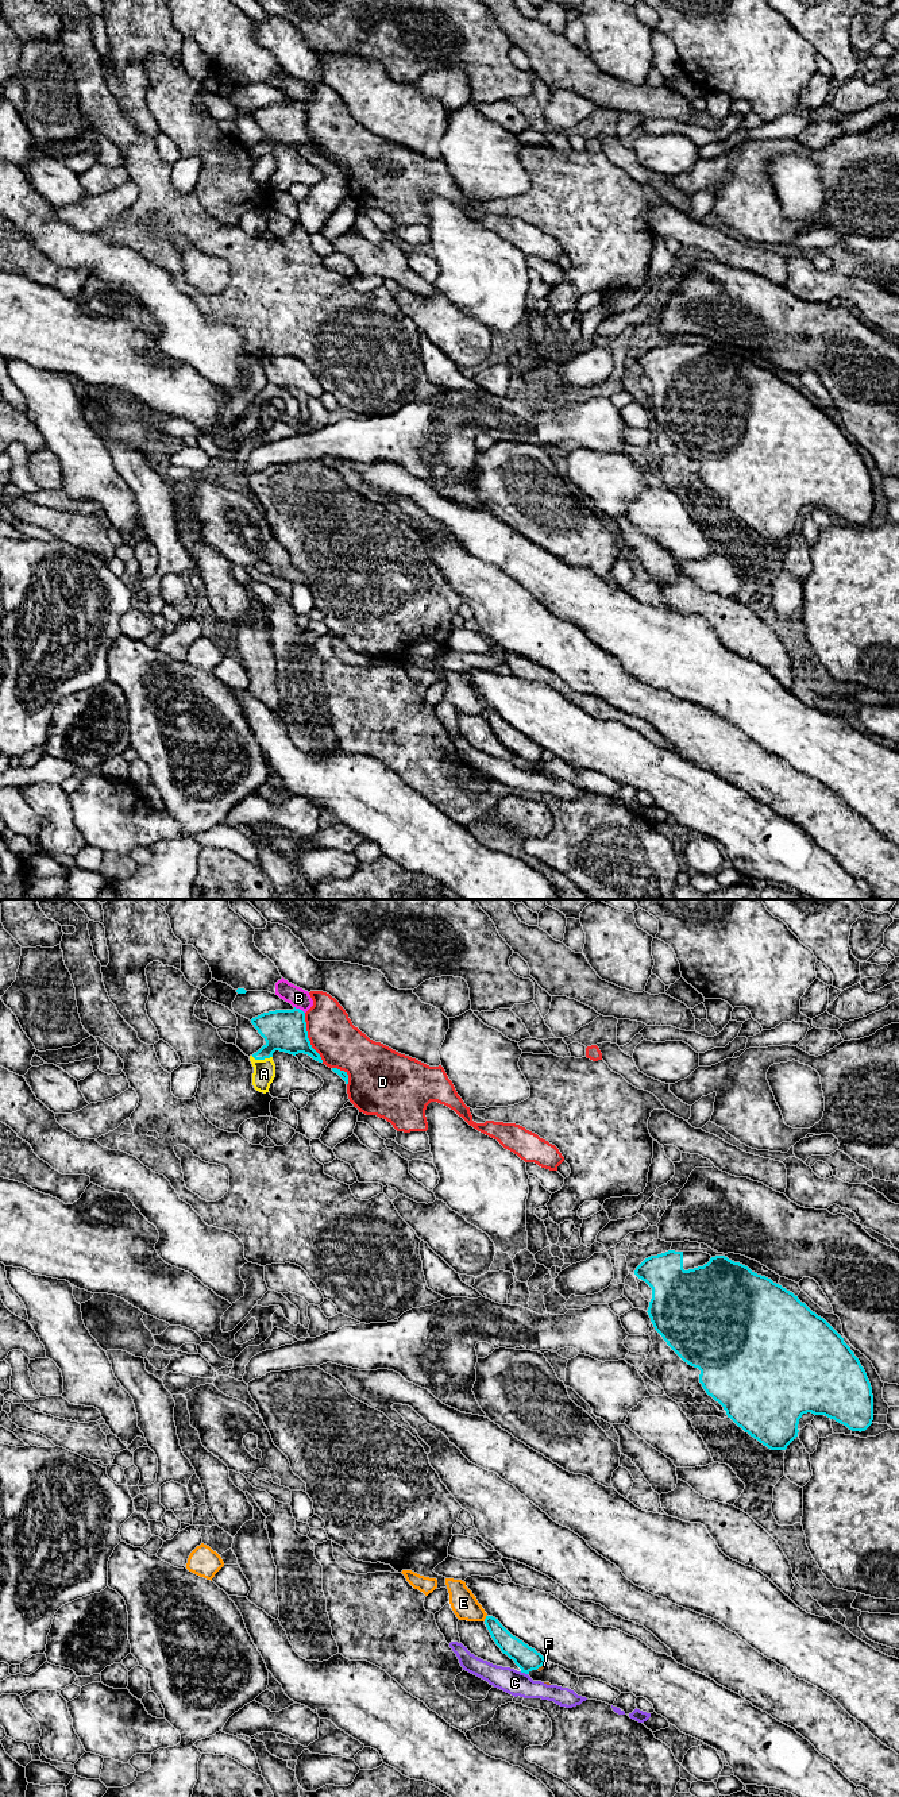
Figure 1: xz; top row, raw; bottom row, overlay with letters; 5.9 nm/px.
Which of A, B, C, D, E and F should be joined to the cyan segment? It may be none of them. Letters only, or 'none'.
A

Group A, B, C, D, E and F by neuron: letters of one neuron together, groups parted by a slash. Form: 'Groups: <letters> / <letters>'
Groups: A / B C / D / E / F

